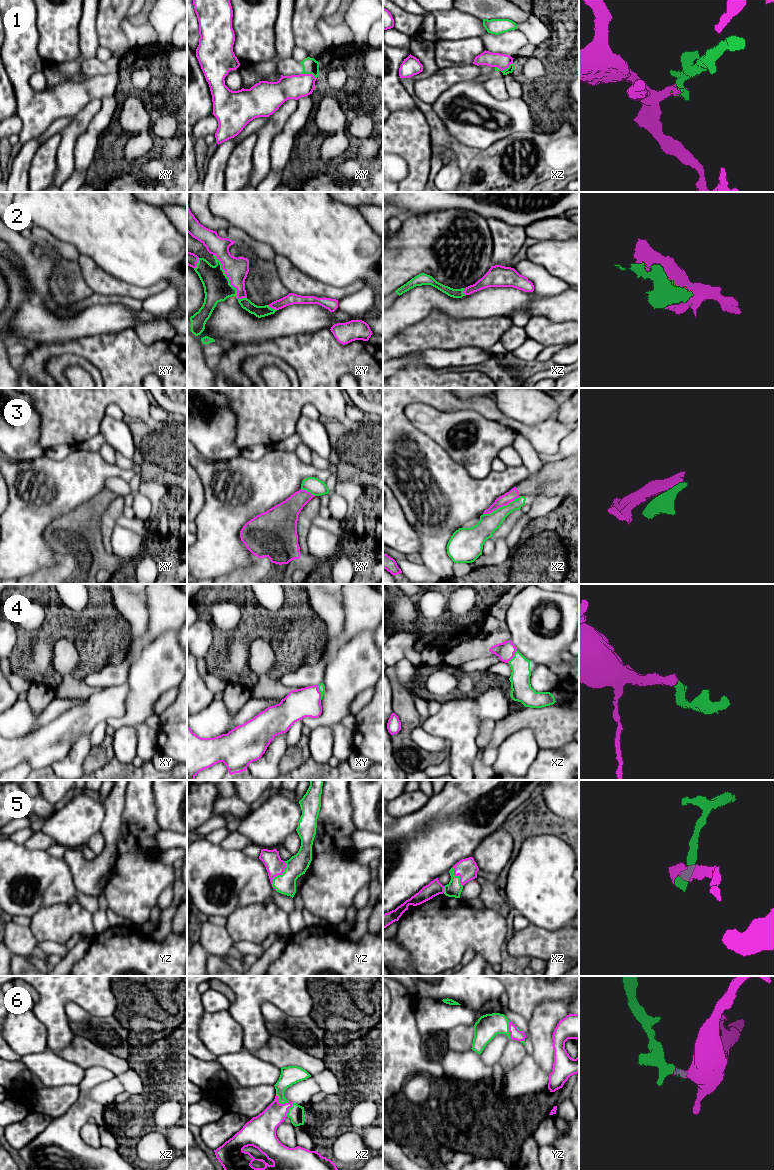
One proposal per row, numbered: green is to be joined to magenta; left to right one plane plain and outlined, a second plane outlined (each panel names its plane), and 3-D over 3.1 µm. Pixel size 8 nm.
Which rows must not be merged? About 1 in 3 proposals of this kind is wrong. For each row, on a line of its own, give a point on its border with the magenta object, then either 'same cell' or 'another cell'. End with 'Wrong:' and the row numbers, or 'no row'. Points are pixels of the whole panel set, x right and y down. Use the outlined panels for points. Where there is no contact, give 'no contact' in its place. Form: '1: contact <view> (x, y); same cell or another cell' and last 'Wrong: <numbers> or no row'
1: contact xz (503, 69); another cell
2: contact xy (229, 279); same cell
3: contact xz (501, 506); another cell
4: contact xy (319, 692); same cell
5: contact yz (281, 874); same cell
6: contact xz (281, 1104); same cell
Wrong: 1, 3

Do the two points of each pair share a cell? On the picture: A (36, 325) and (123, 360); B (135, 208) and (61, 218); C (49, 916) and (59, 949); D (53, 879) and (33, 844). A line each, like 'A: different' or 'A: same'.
A: different
B: same
C: different
D: different

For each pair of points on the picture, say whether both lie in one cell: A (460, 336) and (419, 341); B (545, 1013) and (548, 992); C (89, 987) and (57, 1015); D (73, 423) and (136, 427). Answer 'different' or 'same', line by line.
A: same
B: different
C: same
D: different

